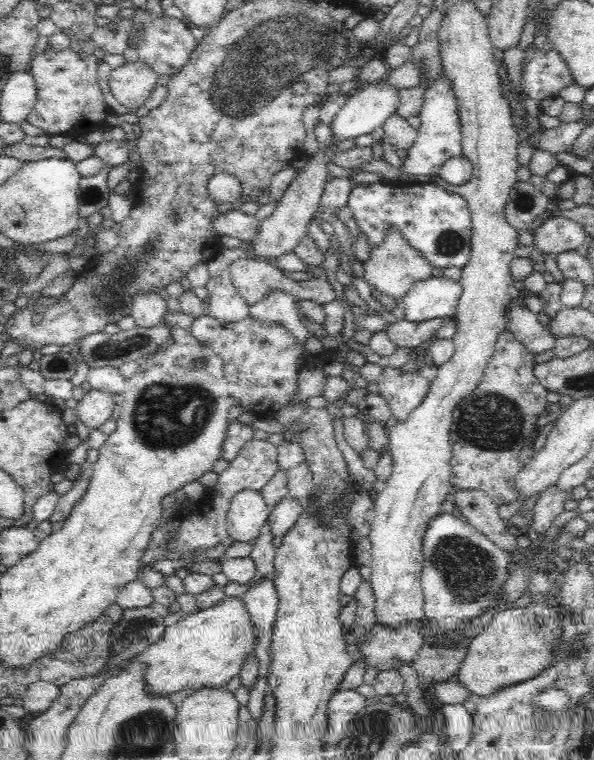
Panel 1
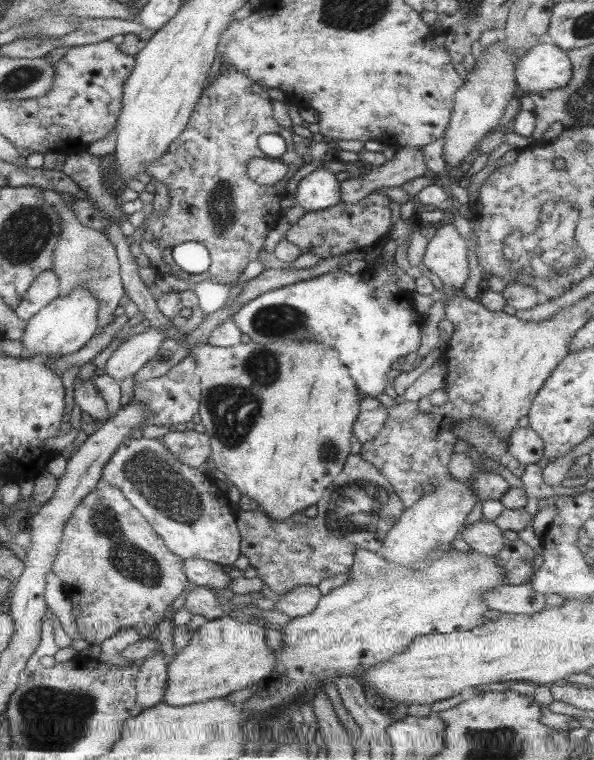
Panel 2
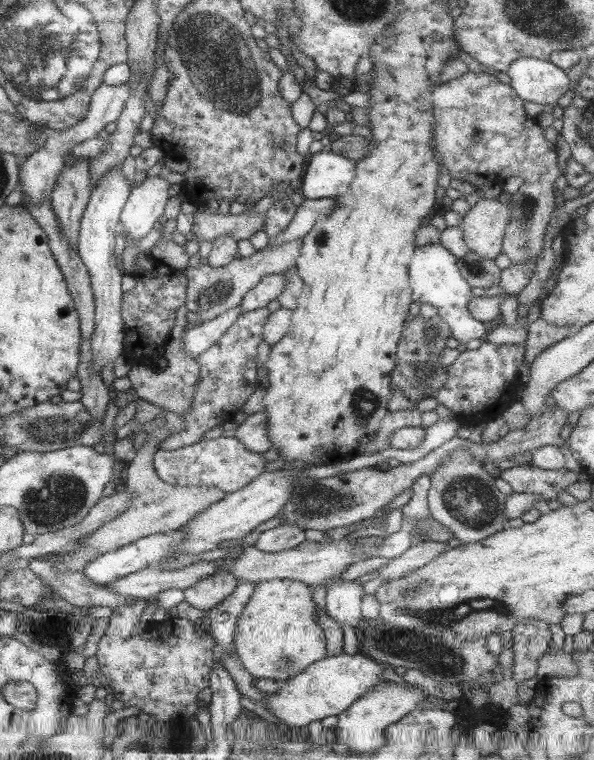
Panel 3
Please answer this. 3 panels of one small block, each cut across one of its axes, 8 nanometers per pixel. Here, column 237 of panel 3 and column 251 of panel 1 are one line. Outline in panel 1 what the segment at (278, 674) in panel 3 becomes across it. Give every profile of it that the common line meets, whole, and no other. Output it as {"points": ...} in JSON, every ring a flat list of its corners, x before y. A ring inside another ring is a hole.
{"points":[[225,596,214,606,185,615,178,624,166,627,158,644,147,644,140,656,128,662,140,660,149,665,147,688,153,694,226,687,243,672,247,659,255,657,259,639,256,628,243,597]]}

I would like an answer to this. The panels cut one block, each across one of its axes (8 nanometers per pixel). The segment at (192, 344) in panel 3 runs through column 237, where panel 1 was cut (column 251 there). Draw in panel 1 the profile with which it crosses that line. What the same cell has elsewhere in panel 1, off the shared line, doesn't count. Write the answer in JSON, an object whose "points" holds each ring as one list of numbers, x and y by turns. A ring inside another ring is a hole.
{"points":[[272,290,251,306,250,315,258,321,278,321,286,325,296,335,296,339,304,343,311,334,303,324,297,302,295,296,284,290]]}

